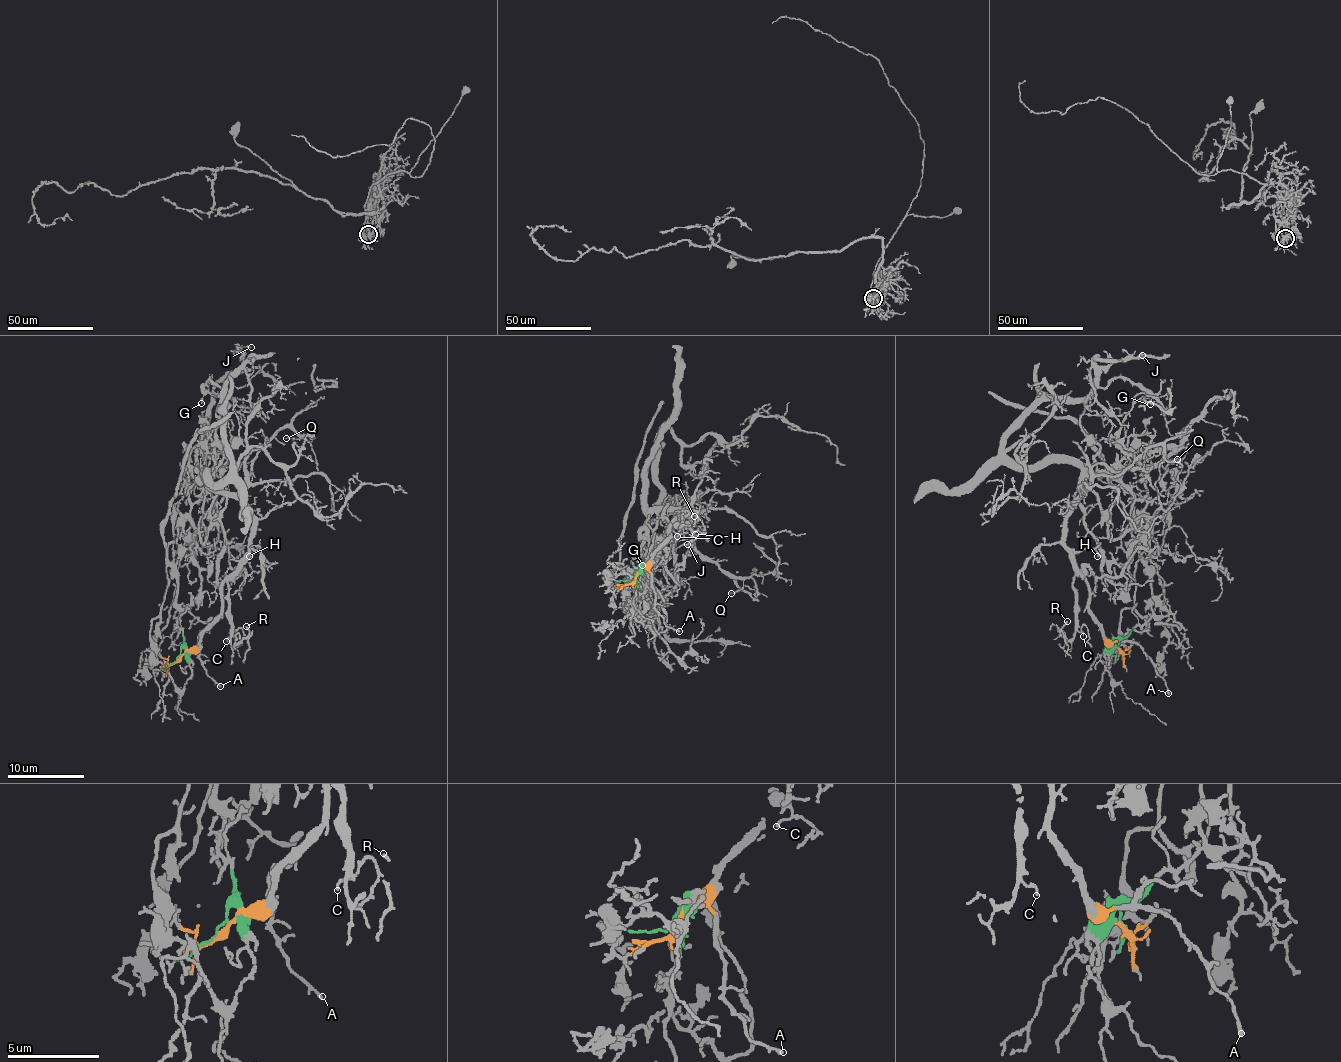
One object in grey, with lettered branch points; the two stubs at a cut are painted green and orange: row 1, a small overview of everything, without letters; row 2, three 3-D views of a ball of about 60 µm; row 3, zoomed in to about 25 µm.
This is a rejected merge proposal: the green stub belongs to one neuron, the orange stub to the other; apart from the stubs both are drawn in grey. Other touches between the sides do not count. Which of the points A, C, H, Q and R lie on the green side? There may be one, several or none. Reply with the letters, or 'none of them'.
none of them

